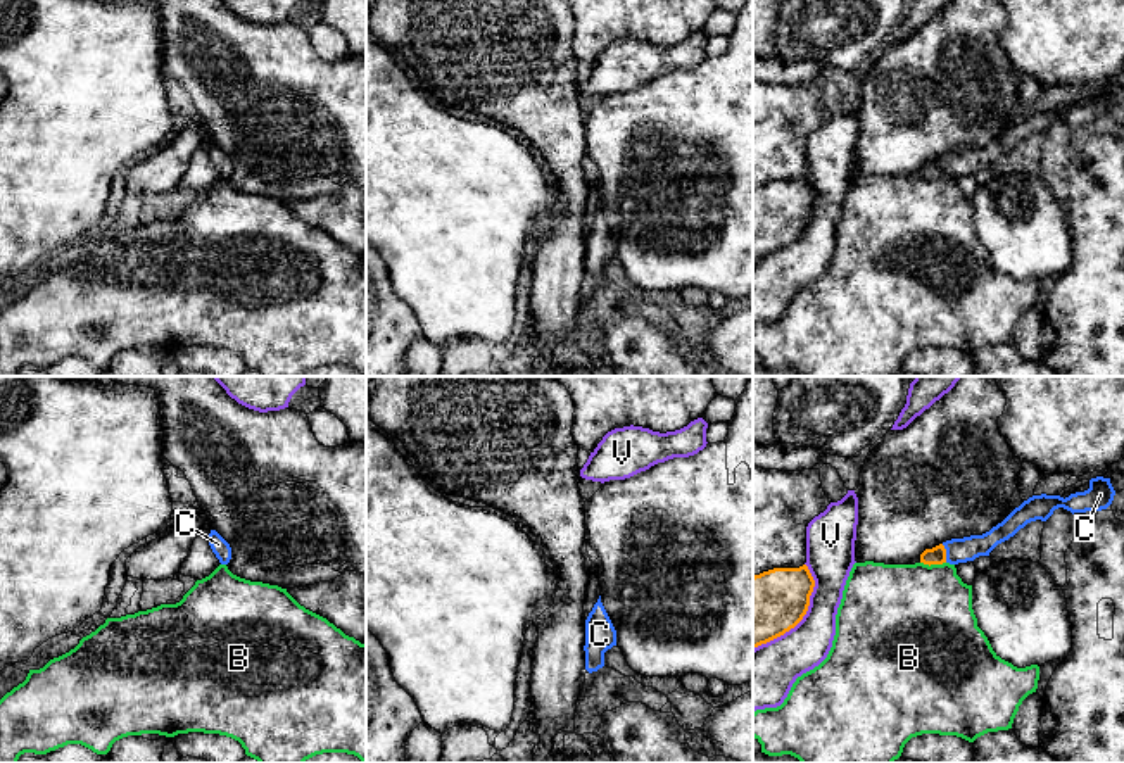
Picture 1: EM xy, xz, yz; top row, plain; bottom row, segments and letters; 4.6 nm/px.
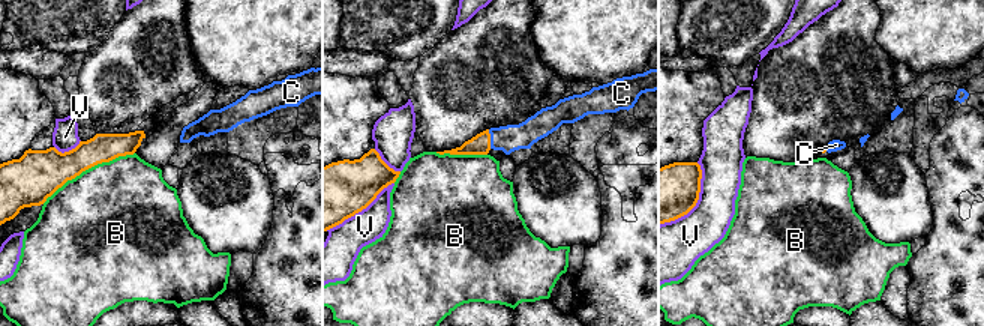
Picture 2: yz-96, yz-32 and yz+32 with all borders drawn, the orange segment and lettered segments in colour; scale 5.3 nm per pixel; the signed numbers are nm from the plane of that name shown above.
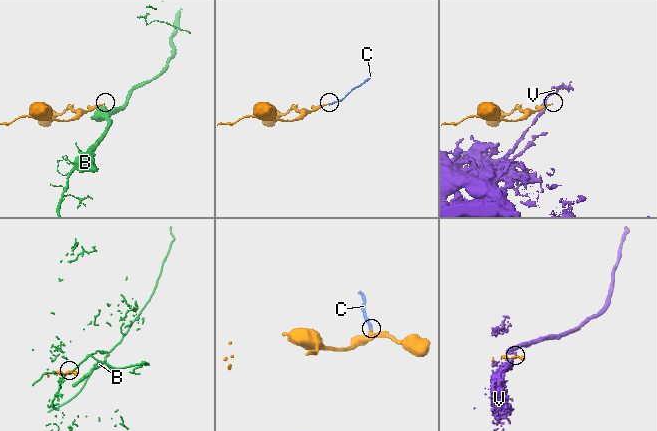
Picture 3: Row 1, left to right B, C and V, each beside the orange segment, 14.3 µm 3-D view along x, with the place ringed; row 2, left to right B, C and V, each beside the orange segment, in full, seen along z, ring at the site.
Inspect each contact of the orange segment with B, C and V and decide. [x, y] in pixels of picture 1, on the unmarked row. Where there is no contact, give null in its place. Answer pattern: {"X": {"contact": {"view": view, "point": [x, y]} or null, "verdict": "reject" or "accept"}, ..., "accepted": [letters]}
{"B": {"contact": {"view": "yz", "point": [933, 176]}, "verdict": "reject"}, "C": {"contact": {"view": "yz", "point": [945, 166]}, "verdict": "accept"}, "V": {"contact": {"view": "yz", "point": [805, 227]}, "verdict": "reject"}, "accepted": ["C"]}

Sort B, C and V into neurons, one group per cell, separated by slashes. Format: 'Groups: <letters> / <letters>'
Groups: B / C / V

